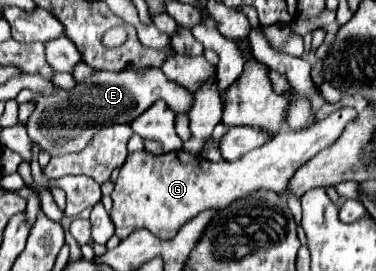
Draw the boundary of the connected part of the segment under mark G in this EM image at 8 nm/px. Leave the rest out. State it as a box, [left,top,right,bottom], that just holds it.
[111,106,357,238]

